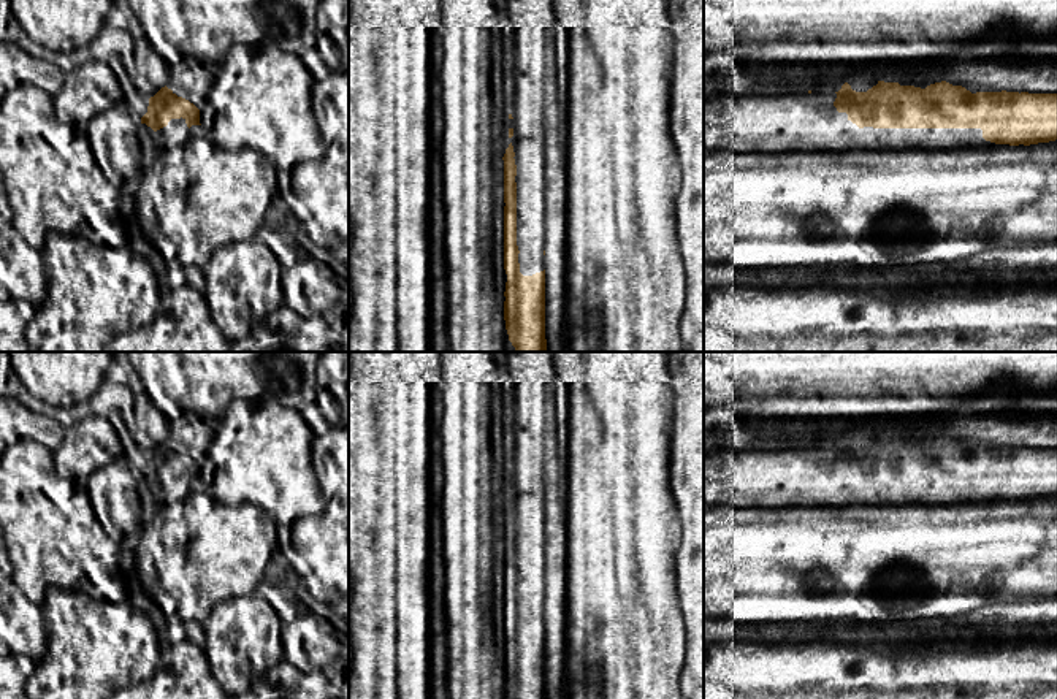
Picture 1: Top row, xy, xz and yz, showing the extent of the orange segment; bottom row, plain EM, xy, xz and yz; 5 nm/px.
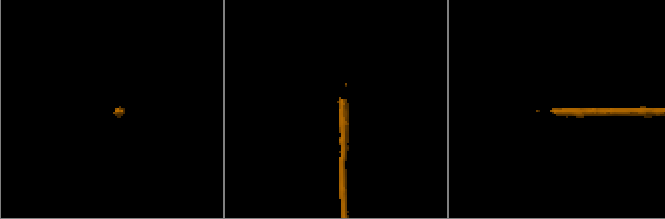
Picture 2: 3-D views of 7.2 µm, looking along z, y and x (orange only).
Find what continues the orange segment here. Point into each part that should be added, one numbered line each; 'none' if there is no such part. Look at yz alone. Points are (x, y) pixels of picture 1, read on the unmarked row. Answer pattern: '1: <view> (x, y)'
1: yz (775, 477)

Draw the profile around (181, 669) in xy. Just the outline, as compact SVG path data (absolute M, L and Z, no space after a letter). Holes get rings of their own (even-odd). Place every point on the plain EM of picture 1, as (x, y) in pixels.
M182 640L162 647L155 674L143 682L116 691L108 699L233 699L211 675L200 645Z

